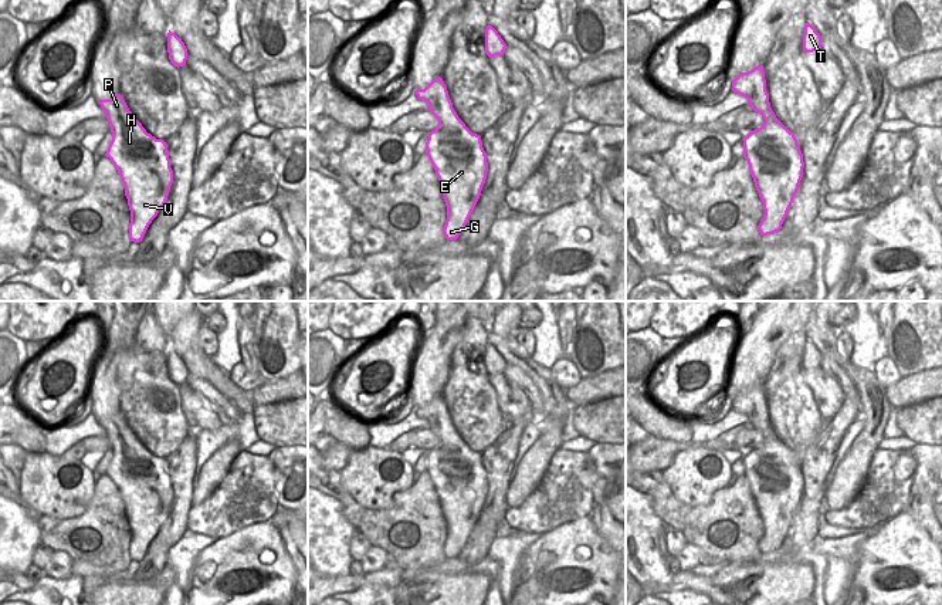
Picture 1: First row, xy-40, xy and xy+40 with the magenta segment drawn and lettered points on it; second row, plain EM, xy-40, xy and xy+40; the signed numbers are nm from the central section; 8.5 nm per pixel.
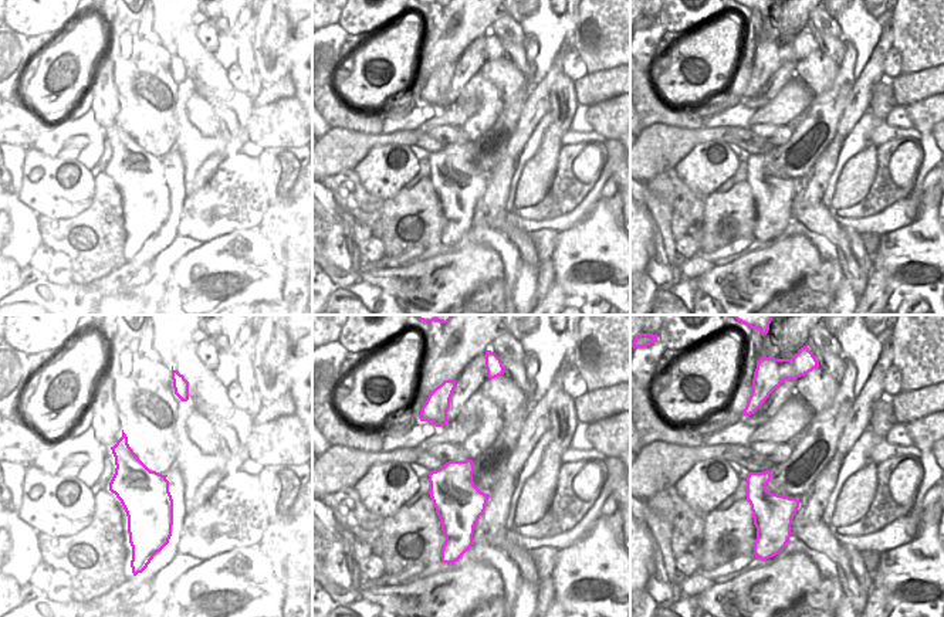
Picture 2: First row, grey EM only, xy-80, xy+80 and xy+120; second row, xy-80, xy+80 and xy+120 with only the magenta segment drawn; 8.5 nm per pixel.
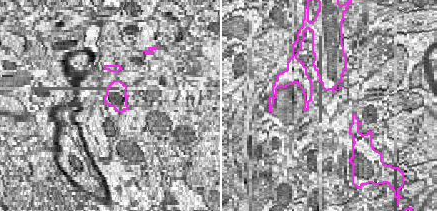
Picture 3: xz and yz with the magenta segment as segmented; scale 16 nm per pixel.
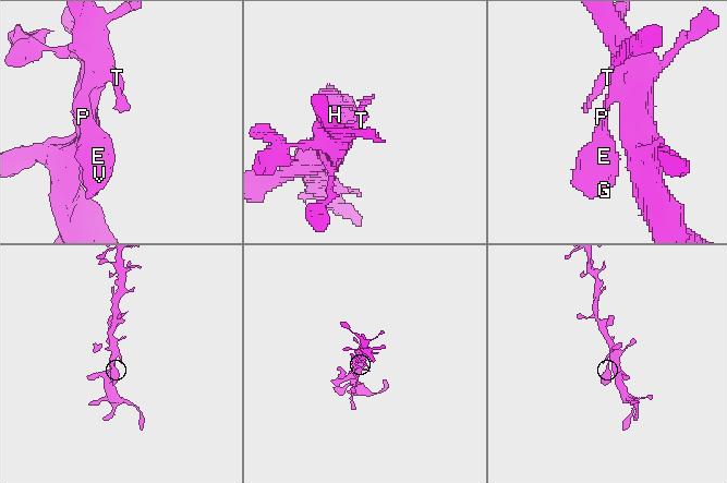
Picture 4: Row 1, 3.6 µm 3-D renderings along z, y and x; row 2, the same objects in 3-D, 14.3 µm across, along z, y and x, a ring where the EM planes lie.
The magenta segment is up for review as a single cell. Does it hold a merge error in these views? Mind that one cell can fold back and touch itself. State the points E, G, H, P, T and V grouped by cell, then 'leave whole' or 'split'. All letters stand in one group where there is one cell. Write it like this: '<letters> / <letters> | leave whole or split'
E G H P T V | leave whole

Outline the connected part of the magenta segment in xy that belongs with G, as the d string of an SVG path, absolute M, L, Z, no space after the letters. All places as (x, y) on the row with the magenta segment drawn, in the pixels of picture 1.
M441 77L433 80L424 89L416 89L414 92L419 99L428 105L427 109L438 121L437 128L428 132L426 153L440 180L443 199L447 206L447 220L443 233L447 240L457 240L481 196L488 172L487 155L481 136L472 133L454 111Z

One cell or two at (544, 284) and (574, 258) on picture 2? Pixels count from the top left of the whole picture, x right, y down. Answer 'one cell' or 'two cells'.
two cells

